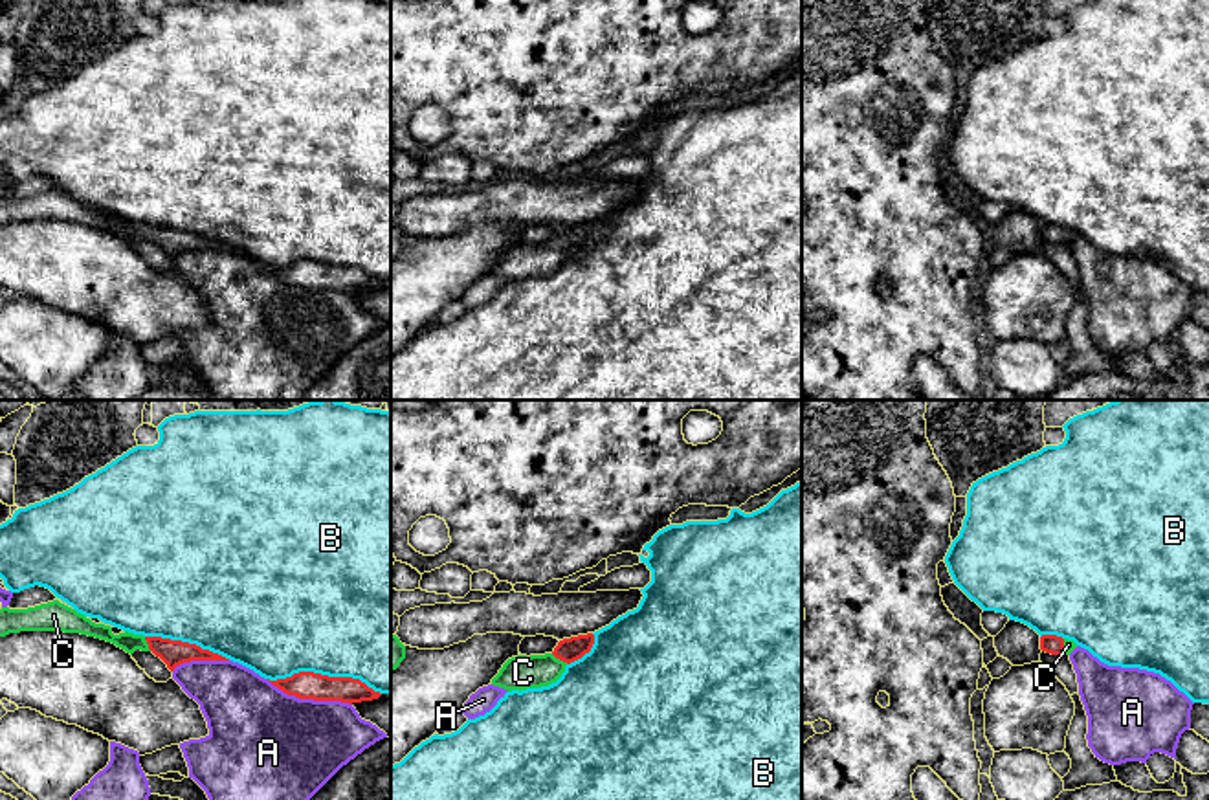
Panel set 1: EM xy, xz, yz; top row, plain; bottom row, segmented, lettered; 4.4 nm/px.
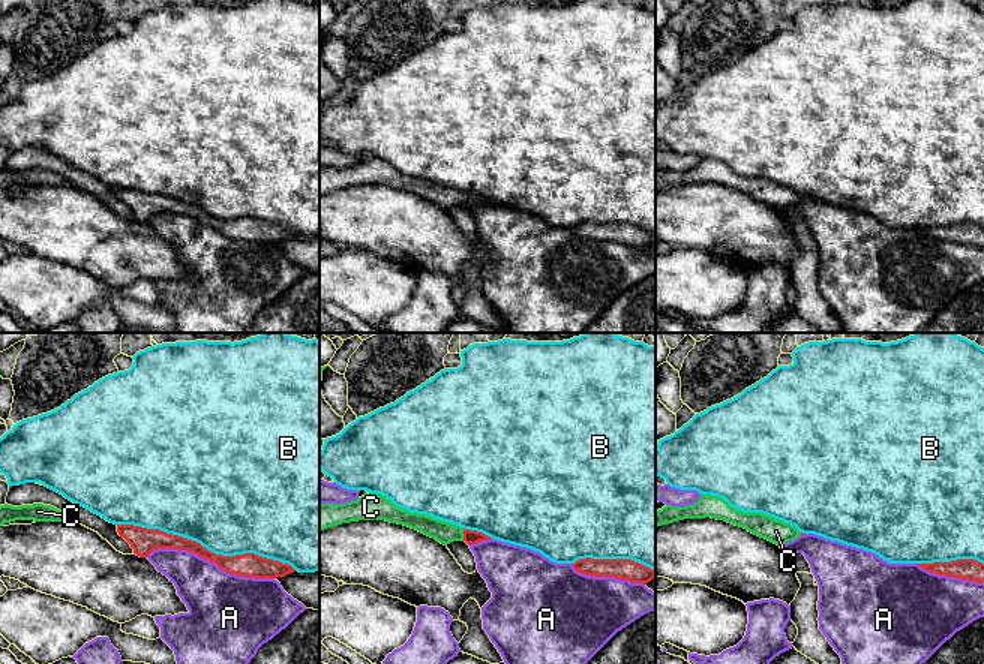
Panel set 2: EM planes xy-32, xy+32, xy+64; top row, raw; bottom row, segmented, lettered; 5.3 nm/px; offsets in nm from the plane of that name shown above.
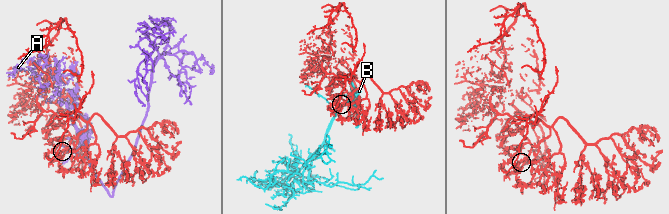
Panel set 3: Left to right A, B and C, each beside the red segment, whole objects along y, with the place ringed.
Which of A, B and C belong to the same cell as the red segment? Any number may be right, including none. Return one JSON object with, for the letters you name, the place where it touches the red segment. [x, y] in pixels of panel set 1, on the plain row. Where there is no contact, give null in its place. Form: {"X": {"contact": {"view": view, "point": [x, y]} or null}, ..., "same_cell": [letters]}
{"C": {"contact": {"view": "xz", "point": [560, 248]}}, "same_cell": ["C"]}

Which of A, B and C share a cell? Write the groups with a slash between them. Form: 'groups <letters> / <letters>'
groups A / B / C

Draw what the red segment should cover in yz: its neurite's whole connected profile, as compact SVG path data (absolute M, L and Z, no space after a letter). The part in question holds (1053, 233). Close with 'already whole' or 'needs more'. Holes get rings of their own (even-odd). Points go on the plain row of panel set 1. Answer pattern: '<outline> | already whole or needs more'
M1042 224L1040 239L1051 244L1070 244L1077 233L1073 229L1057 226L1057 224Z | needs more

